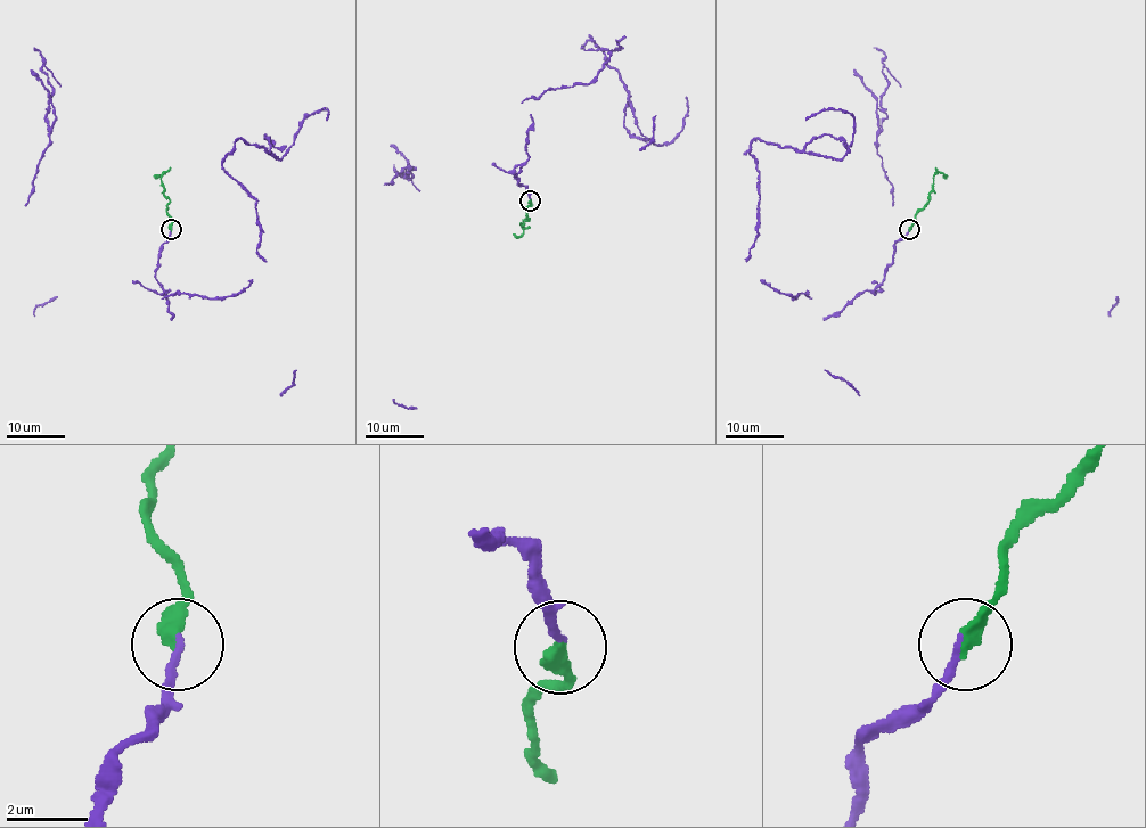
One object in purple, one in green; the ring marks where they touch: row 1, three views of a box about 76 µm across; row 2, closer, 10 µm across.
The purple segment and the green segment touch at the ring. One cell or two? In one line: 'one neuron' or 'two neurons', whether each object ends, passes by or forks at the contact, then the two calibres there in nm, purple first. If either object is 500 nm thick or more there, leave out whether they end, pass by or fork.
one neuron; purple ends; green ends; calibres 190 and 360 nm

